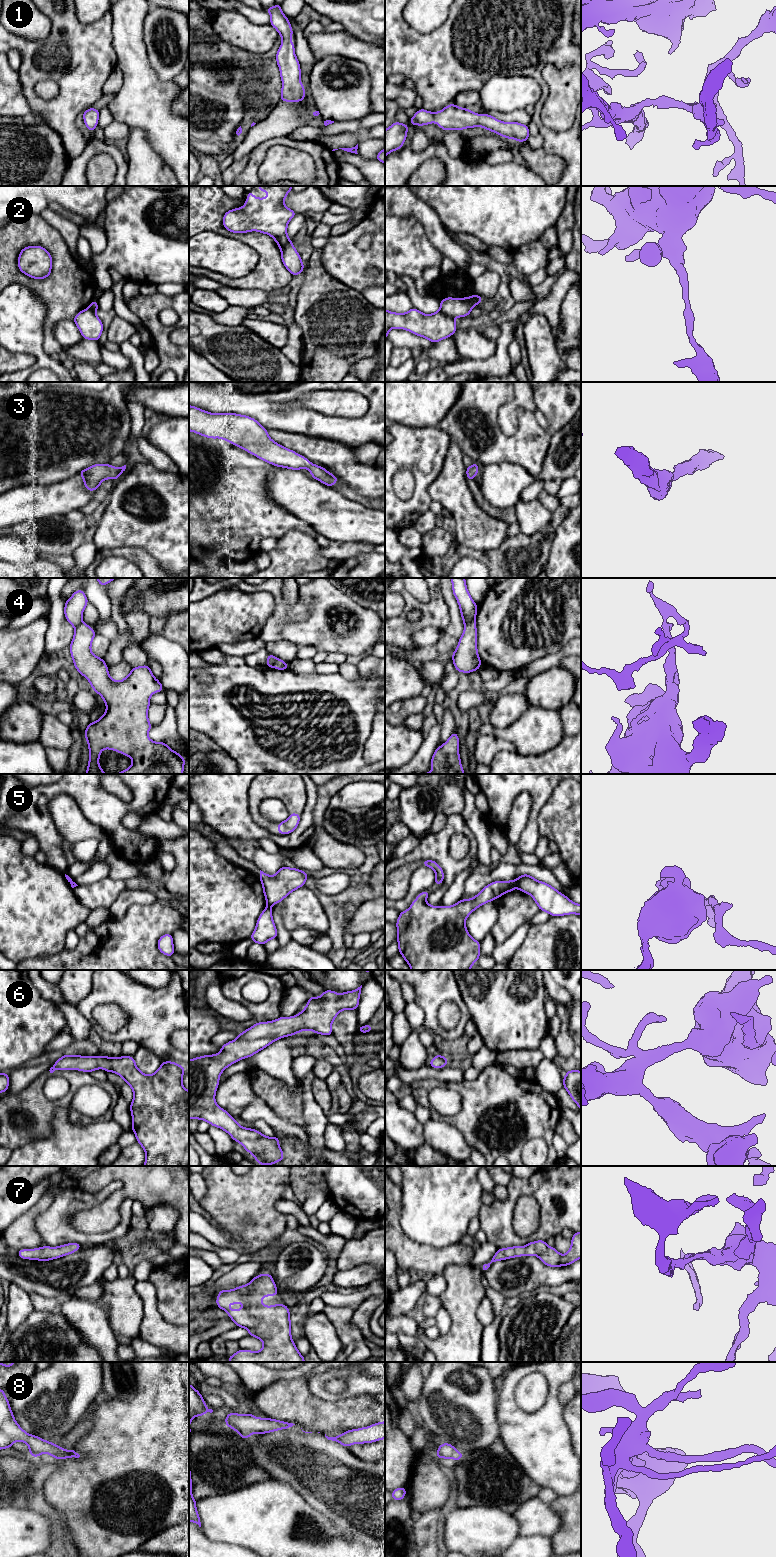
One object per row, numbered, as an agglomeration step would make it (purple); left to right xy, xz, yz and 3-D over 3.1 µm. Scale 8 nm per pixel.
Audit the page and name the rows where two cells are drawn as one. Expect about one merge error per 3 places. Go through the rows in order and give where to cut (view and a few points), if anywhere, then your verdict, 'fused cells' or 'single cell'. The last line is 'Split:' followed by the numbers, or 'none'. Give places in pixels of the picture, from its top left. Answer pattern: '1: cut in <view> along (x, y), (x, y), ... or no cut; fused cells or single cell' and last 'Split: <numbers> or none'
1: no cut; single cell
2: cut in yz along (440, 309), (453, 318); fused cells
3: no cut; single cell
4: cut in yz along (474, 619), (465, 624); fused cells
5: cut in yz along (514, 880), (517, 886); fused cells
6: no cut; single cell
7: no cut; single cell
8: no cut; single cell
Split: 2, 4, 5

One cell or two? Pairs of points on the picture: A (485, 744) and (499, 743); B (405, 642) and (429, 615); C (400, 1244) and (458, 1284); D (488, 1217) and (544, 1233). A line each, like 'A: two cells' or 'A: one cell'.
A: one cell
B: one cell
C: two cells
D: one cell

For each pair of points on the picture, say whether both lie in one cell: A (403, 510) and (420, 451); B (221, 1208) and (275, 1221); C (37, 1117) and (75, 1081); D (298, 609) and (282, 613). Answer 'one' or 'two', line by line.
A: one
B: one
C: one
D: one

